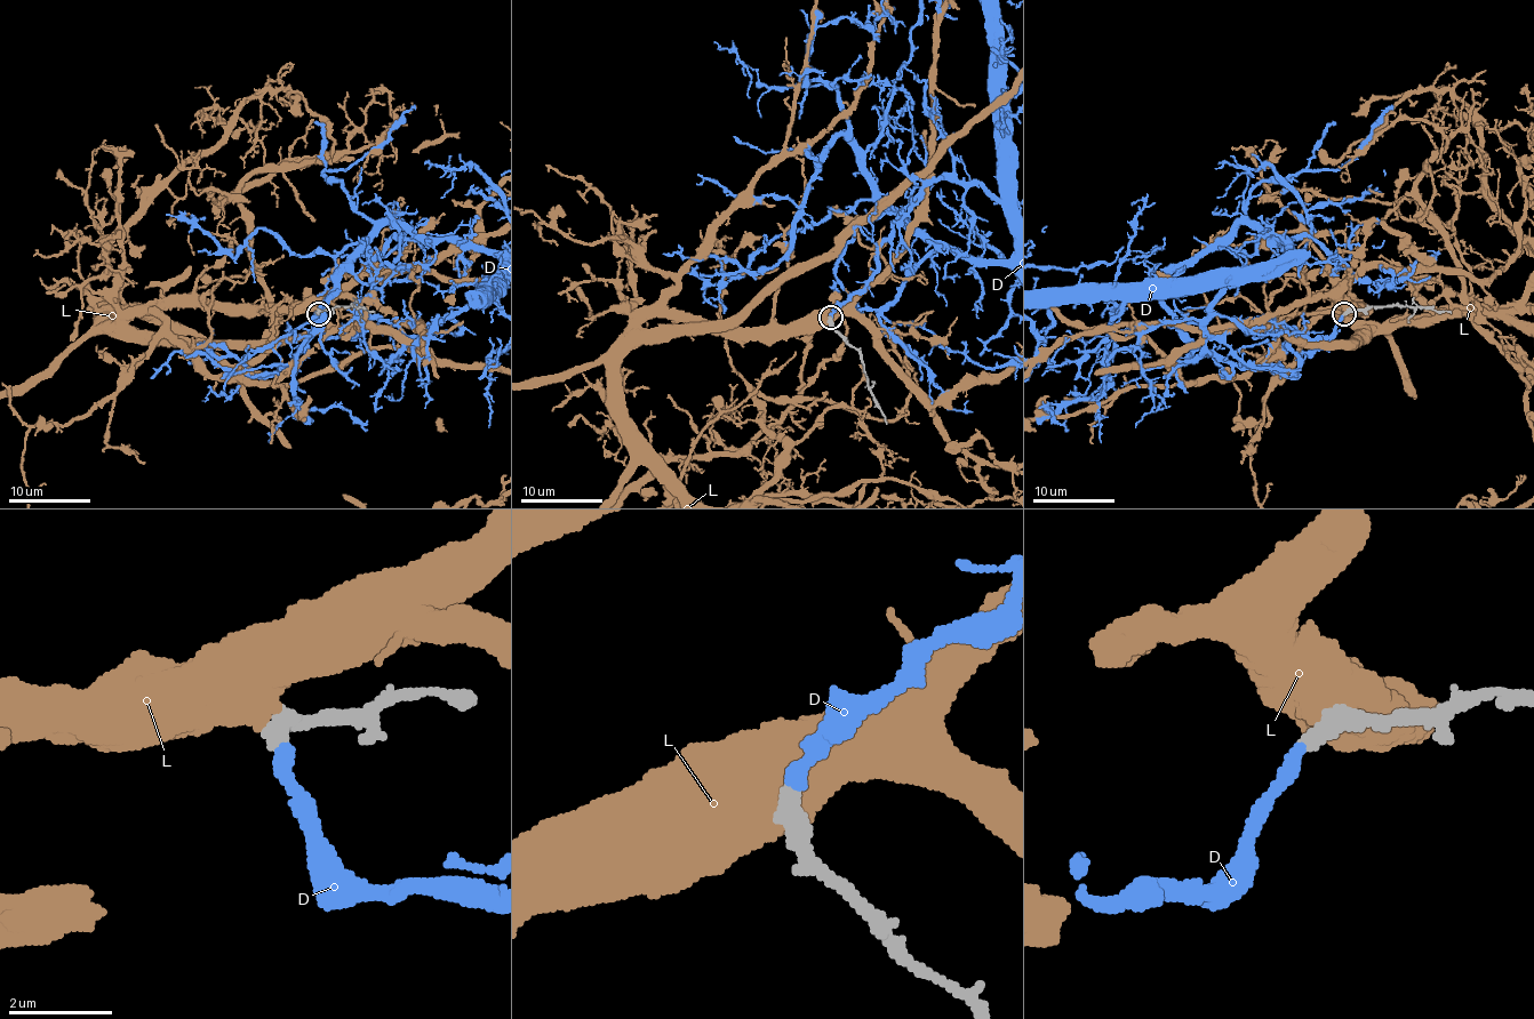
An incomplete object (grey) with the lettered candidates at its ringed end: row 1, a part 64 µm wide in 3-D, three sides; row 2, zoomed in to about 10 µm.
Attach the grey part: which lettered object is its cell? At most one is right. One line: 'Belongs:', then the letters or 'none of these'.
Belongs: D

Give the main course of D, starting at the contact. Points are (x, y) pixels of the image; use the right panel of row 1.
D: (1344, 313), (1316, 338), (1205, 329), (1236, 277), (1337, 219)

